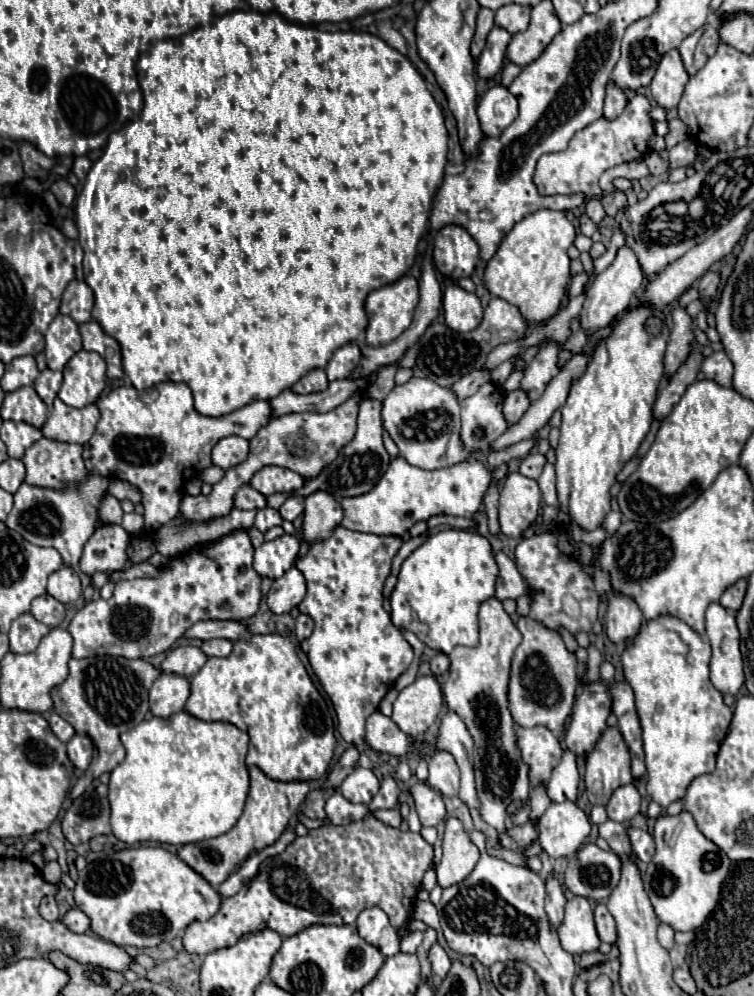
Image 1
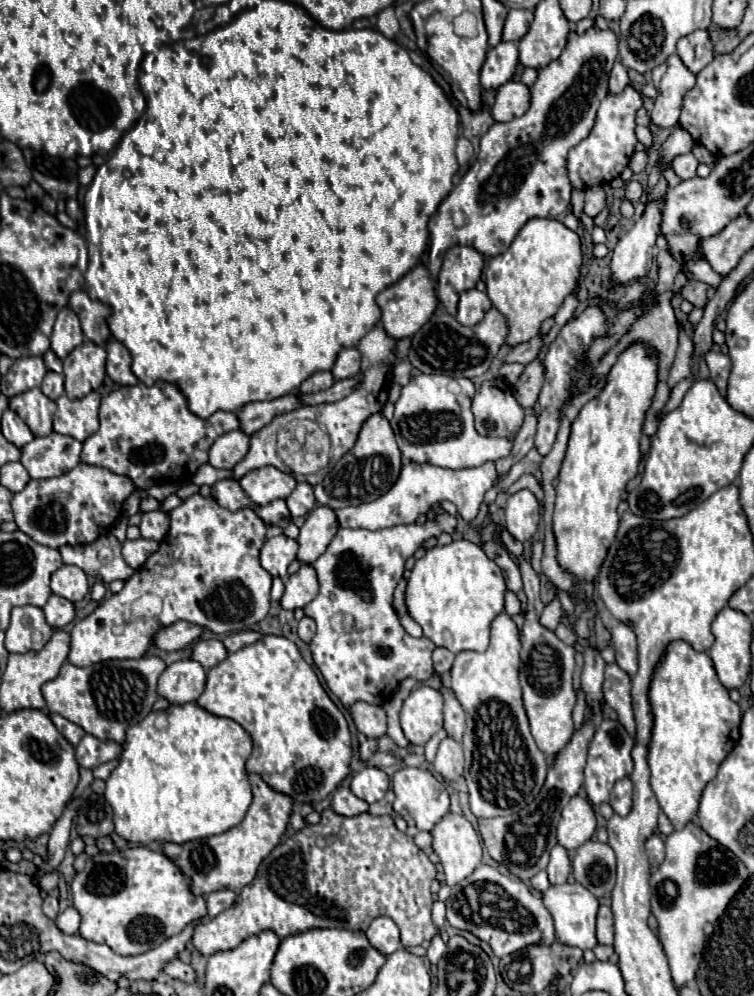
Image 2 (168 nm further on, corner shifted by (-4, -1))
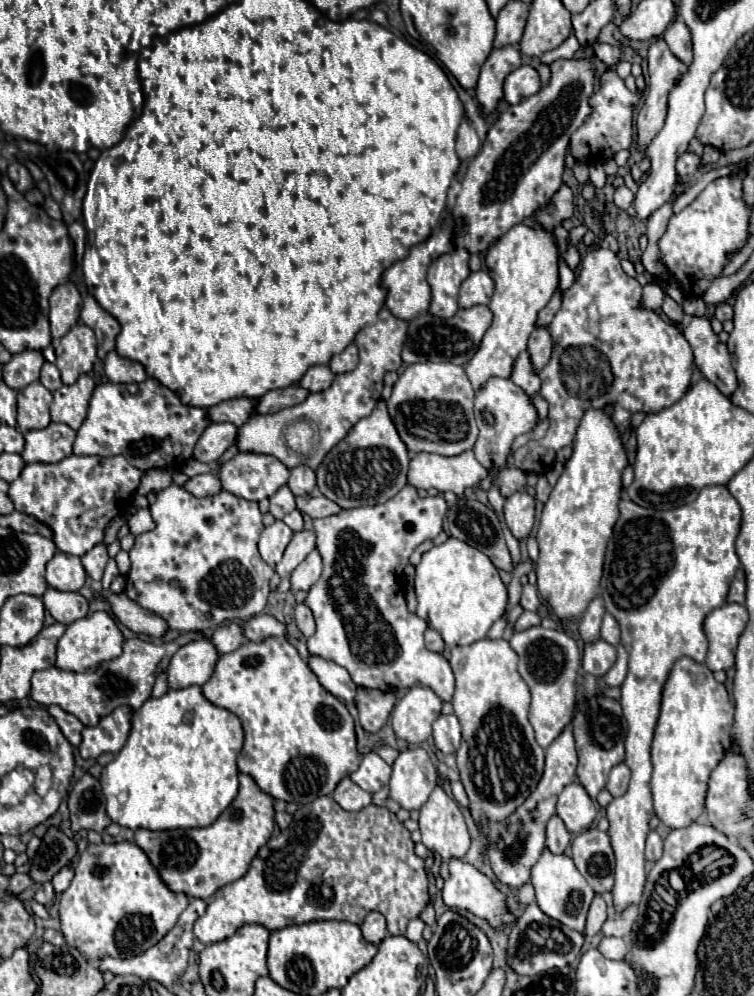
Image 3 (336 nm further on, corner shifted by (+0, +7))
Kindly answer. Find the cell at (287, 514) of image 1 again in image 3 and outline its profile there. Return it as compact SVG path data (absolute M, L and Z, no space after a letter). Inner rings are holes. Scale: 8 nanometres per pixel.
M297 466L291 470L291 478L287 482L295 496L309 496L315 488L315 472L309 466Z

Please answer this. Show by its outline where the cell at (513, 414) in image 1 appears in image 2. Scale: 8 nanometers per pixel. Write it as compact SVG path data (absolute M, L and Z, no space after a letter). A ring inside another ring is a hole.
M535 358L531 364L525 366L521 378L515 384L515 398L517 402L527 408L537 404L537 396L543 386L543 362Z

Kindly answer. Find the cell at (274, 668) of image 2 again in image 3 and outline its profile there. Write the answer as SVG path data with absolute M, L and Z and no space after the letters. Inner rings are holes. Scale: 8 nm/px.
M265 638L261 642L245 640L235 652L221 656L211 678L201 686L203 696L235 716L239 716L245 730L245 746L239 754L239 770L253 776L257 786L277 800L309 804L319 796L329 796L343 776L359 768L357 740L353 718L345 704L321 686L319 678L309 668L287 638Z

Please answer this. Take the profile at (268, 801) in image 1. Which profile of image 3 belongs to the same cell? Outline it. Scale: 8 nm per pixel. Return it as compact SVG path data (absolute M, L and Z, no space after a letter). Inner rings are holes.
M239 774L239 794L231 806L205 828L191 830L137 830L135 844L143 848L151 864L161 874L163 882L173 892L183 892L189 898L207 900L219 888L245 876L257 850L267 844L275 826L273 798L263 792L249 774Z

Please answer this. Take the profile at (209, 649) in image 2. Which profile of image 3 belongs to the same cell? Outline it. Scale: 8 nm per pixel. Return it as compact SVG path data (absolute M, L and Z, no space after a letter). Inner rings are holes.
M225 624L213 630L213 634L209 636L209 642L215 646L217 654L231 654L235 652L235 648L239 648L239 644L243 644L243 634L239 632L239 624Z

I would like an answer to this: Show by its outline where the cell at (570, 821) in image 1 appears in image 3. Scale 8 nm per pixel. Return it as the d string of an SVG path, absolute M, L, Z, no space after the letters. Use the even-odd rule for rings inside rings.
M573 782L573 784L565 786L563 792L559 794L557 816L563 820L563 824L567 826L567 830L571 834L577 834L591 826L591 822L597 816L597 810L595 810L591 798L587 796L585 788L581 784Z

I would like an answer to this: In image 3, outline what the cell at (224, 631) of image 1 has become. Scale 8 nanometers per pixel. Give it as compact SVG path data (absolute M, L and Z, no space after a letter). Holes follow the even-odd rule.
M109 594L109 602L111 602L111 612L117 616L117 620L137 634L161 638L169 630L167 622L161 616L145 608L139 608L139 604L129 600L125 594Z

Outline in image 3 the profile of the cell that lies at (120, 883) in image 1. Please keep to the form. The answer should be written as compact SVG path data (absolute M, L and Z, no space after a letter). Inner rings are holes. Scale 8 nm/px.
M135 842L89 844L87 850L79 854L71 886L61 894L59 900L61 932L65 940L79 948L79 952L83 952L89 960L99 960L103 956L135 956L155 946L175 926L179 914L187 906L189 898L167 888L157 868L149 862L147 854Z

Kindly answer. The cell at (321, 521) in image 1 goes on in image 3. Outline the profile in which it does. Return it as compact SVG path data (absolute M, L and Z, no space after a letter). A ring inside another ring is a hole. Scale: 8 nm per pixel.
M313 530L295 532L287 550L285 550L285 554L283 554L281 564L277 566L277 572L281 576L289 576L293 572L293 568L297 564L301 564L311 550L315 550L315 532Z

